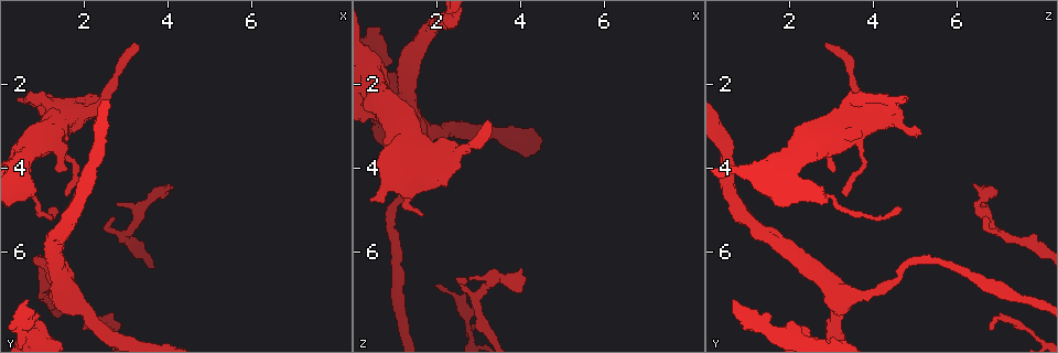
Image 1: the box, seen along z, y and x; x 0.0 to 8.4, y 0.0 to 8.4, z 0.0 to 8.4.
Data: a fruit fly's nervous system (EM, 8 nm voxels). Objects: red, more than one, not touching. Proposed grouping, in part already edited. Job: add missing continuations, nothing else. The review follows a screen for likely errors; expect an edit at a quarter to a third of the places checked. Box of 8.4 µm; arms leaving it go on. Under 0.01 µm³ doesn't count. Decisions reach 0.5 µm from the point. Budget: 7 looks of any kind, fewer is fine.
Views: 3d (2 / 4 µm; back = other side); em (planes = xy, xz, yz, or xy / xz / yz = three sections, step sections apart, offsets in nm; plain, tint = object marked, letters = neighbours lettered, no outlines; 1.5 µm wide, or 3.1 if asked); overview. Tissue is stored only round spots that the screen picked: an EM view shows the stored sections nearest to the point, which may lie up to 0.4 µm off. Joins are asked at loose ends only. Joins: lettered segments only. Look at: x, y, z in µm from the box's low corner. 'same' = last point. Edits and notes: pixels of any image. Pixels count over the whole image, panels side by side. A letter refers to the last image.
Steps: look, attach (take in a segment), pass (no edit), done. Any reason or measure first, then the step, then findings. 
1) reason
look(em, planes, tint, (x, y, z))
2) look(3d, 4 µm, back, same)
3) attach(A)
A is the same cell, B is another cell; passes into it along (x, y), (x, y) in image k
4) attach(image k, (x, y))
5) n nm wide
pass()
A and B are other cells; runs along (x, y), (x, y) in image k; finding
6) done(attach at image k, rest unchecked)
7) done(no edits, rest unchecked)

branch stops here
look(em, planes, letters, (0.60, 7.10, 0.65))

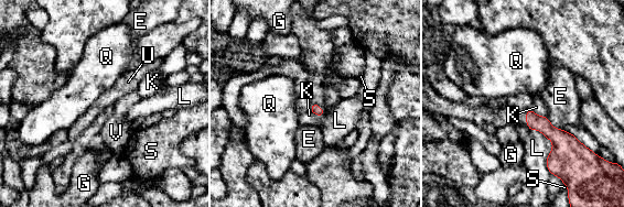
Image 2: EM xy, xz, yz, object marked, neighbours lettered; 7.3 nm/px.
L touches over 380 nm
pass()
E, G, K, L, Q, S, U and V are other cells; border along (312, 104), (309, 110) in image 2; no lettered segment goes on from it

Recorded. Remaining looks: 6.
thin end
look(em, planes, letters, (3.25, 1.05, 2.85))

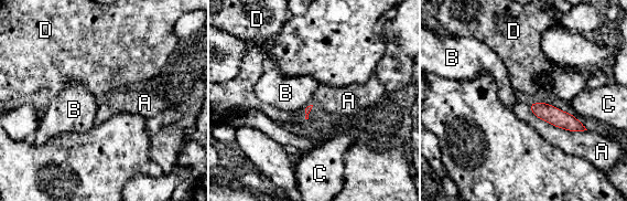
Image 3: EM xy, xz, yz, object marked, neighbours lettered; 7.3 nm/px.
A touches over 460 nm
pass()
A, B, C and D are other cells; border along (529, 103), (555, 126), (586, 130) in image 3; no lettered segment goes on from it

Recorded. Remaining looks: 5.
look(em, yz, step 4, letters, (4.00, 4.40, 6.45))

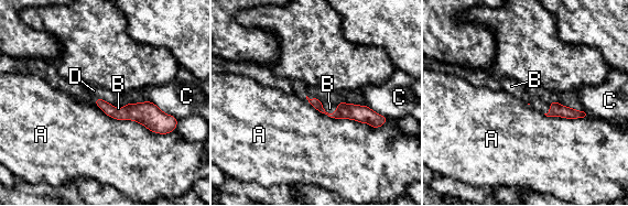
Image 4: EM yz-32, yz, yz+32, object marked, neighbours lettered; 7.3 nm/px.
look(em, planes, letters, same)

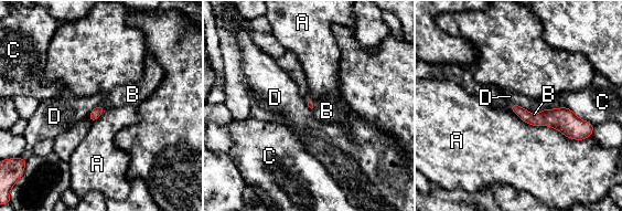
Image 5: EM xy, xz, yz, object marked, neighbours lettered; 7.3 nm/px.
attach(B)
B is the same cell, A, C and D are other cells; passes into it along (96, 113), (102, 107), (132, 94) in image 5; the neuron continues

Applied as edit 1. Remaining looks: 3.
done(attach at image 5, rest unchecked)

